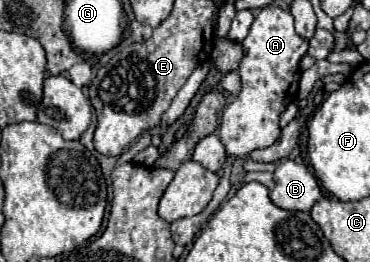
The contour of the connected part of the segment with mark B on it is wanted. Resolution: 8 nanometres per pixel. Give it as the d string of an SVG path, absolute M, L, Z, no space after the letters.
M281 160L273 172L275 188L271 190L271 200L283 210L303 210L309 212L317 200L321 200L321 188L317 178L293 160Z

